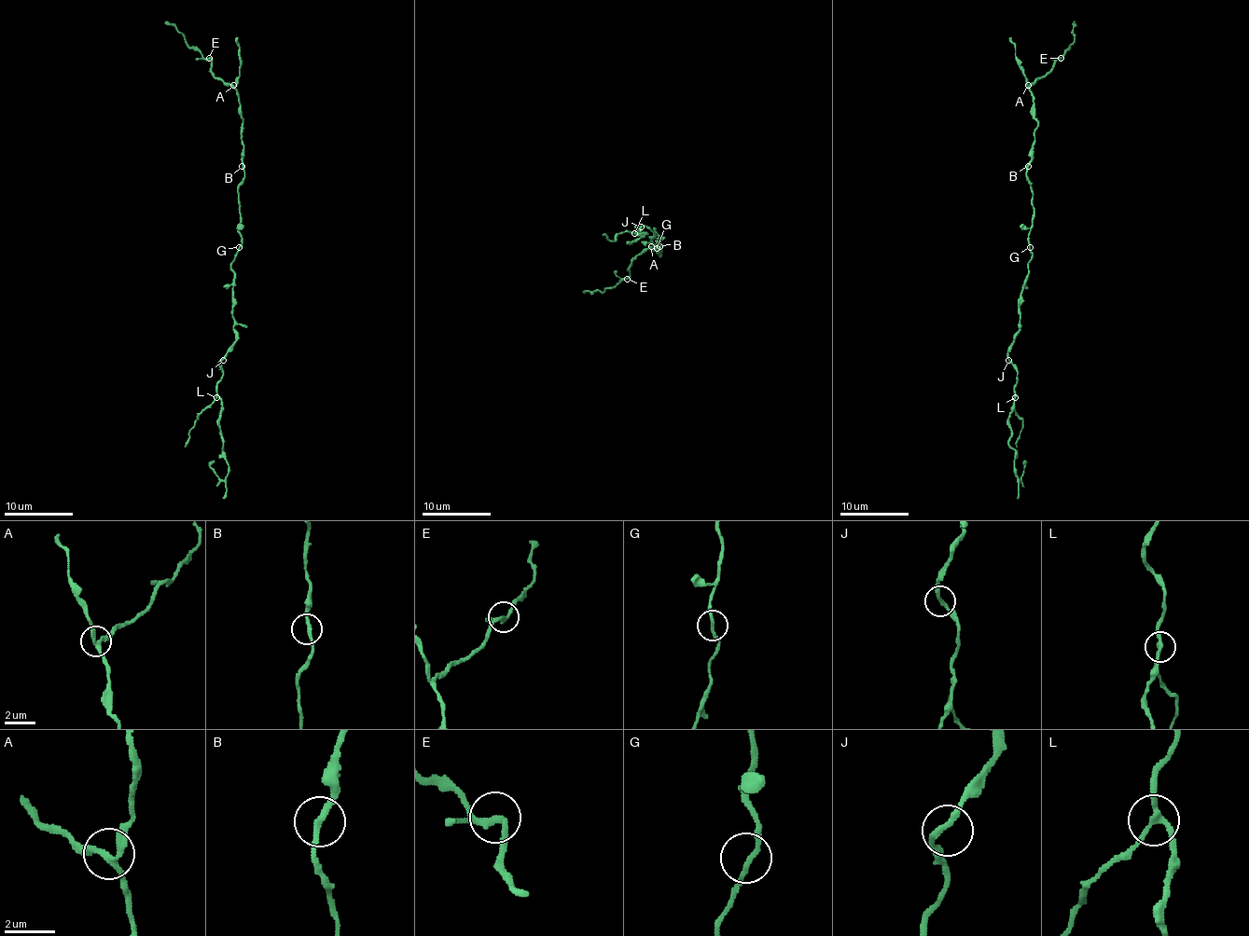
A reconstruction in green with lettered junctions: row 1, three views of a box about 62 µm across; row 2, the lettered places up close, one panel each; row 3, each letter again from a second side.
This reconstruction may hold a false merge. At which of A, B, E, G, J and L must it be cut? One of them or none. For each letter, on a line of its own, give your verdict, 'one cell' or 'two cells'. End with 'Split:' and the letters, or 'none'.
A: one cell
B: one cell
E: one cell
G: one cell
J: one cell
L: two cells
Split: L

